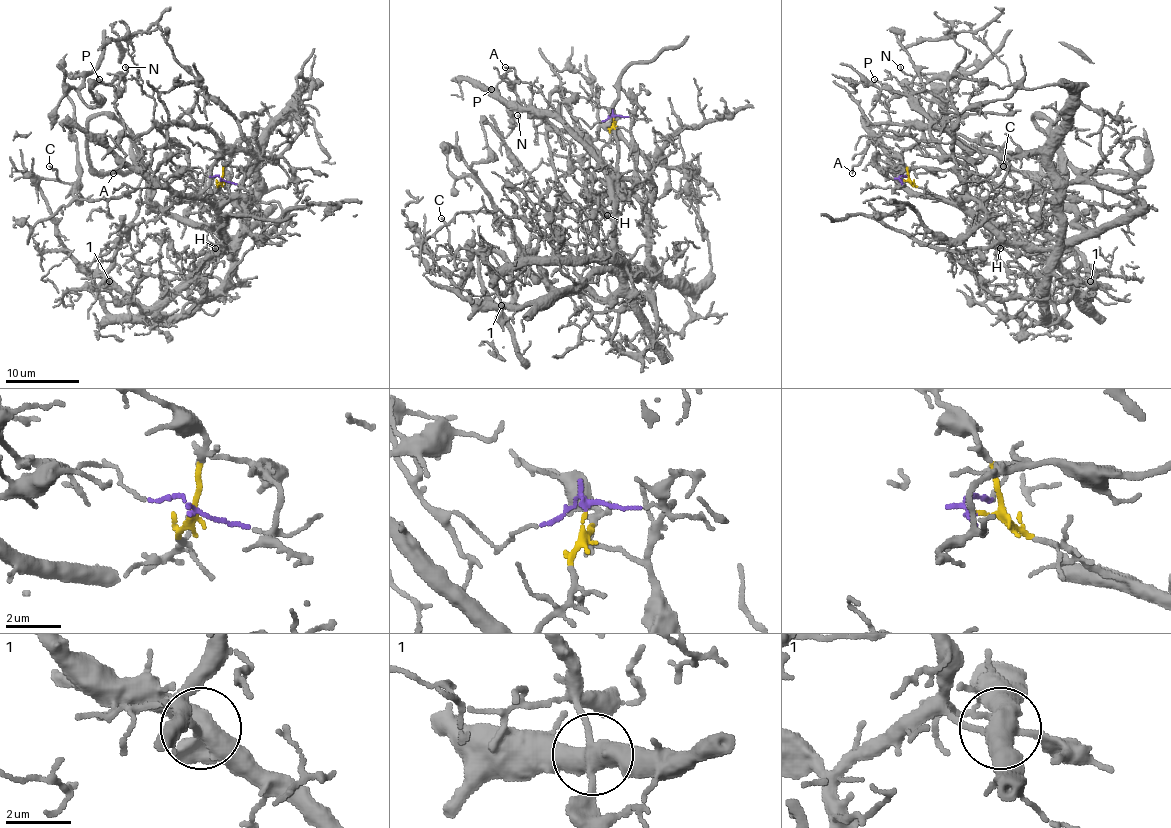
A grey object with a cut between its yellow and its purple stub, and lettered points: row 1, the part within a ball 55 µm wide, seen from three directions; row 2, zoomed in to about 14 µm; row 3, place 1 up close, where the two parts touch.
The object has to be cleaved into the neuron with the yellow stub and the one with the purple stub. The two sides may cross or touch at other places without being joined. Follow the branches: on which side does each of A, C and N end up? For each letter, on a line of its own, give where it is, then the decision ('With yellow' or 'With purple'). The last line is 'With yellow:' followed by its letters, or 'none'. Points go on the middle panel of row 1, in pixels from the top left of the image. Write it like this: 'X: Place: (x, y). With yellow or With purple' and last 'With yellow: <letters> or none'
A: Place: (505, 67). With purple
C: Place: (441, 218). With yellow
N: Place: (517, 115). With purple
With yellow: C

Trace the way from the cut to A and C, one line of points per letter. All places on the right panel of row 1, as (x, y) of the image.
A: (903, 180), (912, 167), (877, 160), (883, 169), (901, 167), (919, 129), (879, 134), (851, 173)
C: (903, 180), (965, 206), (1008, 239), (1048, 250), (1087, 307), (1090, 268), (1054, 215), (1055, 184), (1002, 165)

